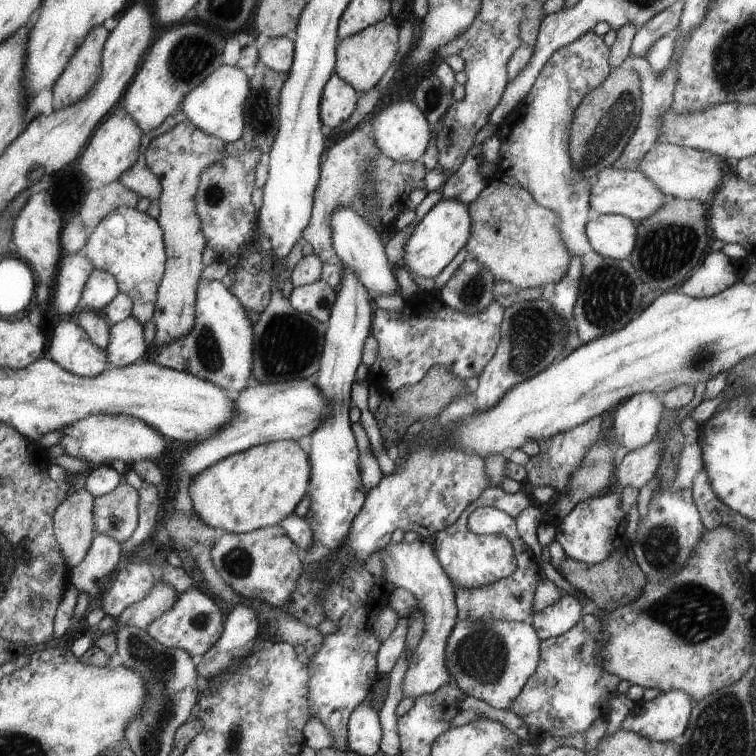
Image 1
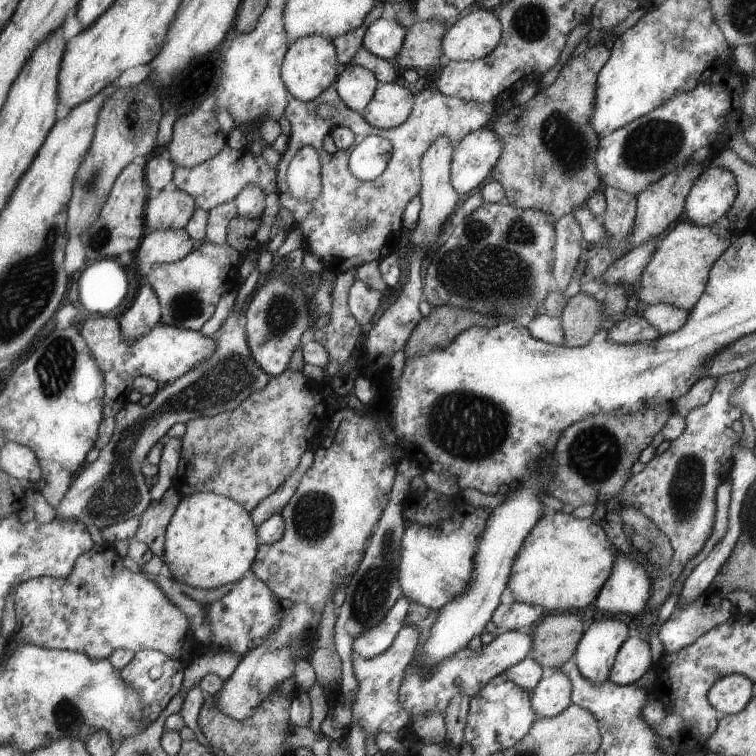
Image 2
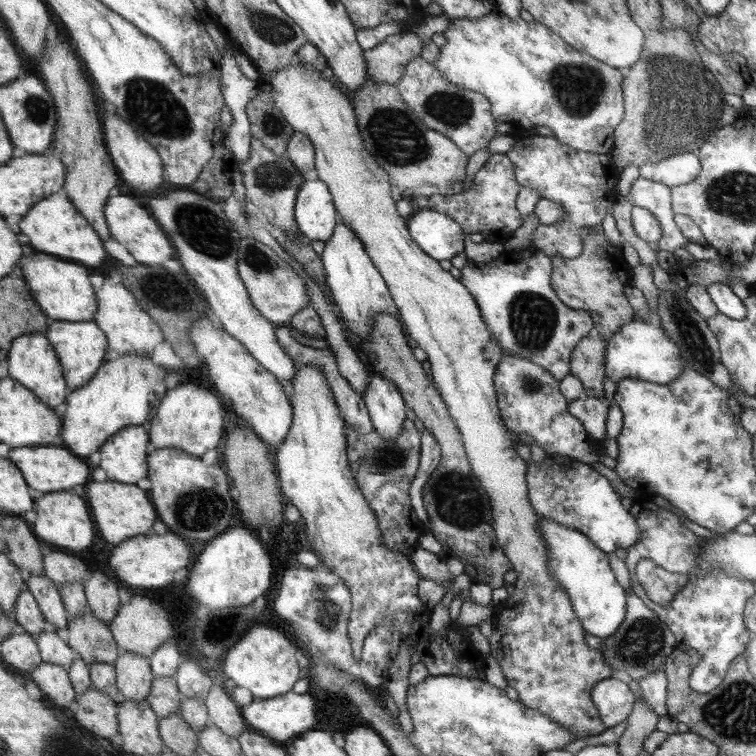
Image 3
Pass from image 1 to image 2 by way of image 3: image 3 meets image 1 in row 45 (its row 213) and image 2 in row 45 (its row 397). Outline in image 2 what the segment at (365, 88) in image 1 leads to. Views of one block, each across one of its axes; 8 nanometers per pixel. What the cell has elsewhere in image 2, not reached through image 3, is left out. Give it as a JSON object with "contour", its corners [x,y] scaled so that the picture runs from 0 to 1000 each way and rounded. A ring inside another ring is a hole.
{"contour":[[[651,13],[624,15],[587,48],[587,69],[601,81],[628,81],[649,71],[664,56],[664,29]]]}

